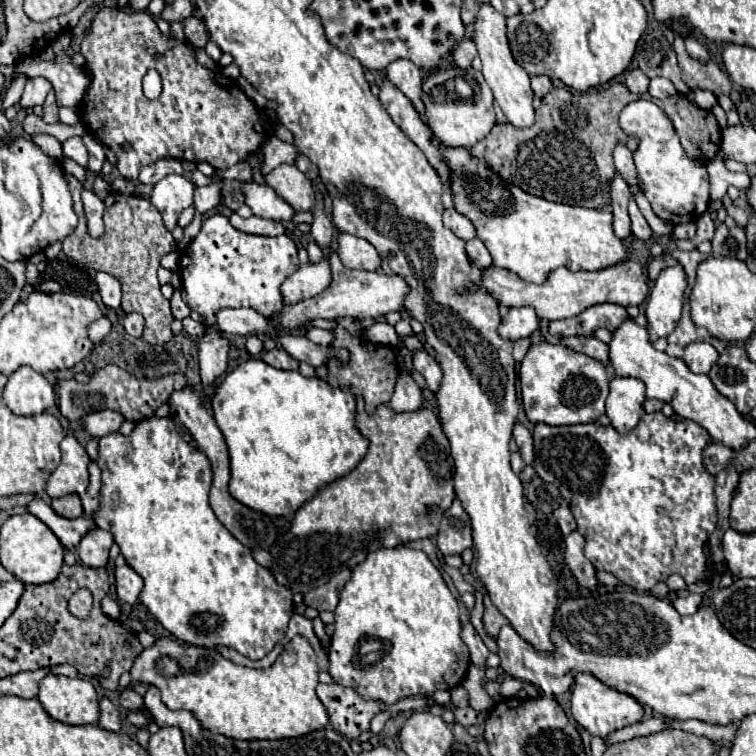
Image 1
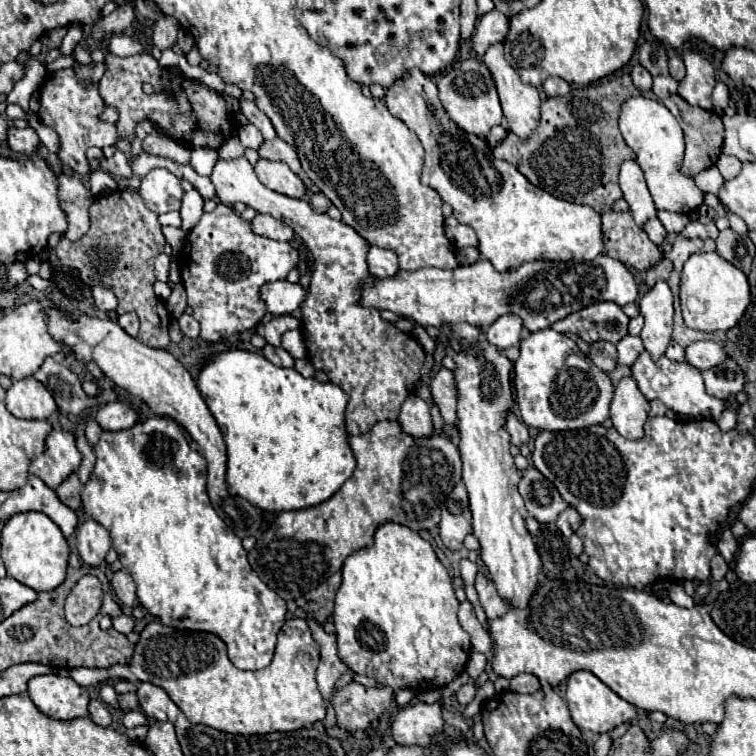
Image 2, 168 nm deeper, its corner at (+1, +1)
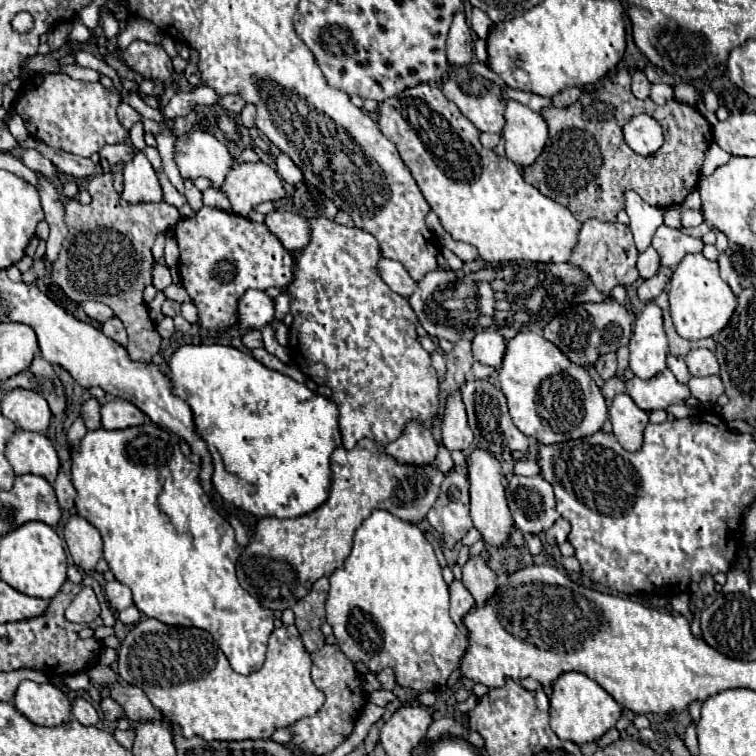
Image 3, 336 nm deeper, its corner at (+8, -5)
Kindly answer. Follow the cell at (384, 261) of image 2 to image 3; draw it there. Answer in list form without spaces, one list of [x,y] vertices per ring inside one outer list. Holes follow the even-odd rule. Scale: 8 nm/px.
[[[382,257],[382,259],[378,261],[378,273],[380,273],[382,281],[384,281],[394,293],[398,293],[398,295],[402,295],[402,297],[408,297],[408,295],[414,291],[414,287],[416,287],[416,283],[410,279],[408,271],[404,271],[402,263],[398,263],[398,261],[384,259],[384,257]]]

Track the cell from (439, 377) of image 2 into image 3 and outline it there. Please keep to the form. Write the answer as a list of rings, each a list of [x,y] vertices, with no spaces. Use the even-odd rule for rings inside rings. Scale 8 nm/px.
[[[458,389],[446,397],[442,417],[442,441],[446,449],[470,449],[474,443],[474,433],[468,425],[466,409]]]

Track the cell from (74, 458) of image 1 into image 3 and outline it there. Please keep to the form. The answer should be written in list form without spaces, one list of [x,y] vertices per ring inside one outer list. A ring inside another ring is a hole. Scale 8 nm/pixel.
[[[18,431],[6,445],[6,457],[16,475],[40,475],[54,483],[60,461],[54,443],[34,431]]]

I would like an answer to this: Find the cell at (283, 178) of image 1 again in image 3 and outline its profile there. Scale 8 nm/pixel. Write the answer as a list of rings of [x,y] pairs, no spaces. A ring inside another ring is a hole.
[[[262,161],[234,165],[224,183],[224,193],[232,203],[232,213],[242,217],[258,203],[286,197],[286,189],[276,175],[276,169]]]

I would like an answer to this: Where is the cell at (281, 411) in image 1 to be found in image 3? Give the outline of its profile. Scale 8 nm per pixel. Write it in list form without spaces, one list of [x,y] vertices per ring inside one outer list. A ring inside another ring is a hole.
[[[184,345],[172,355],[168,367],[170,367],[172,383],[174,383],[174,393],[178,397],[182,397],[192,407],[196,431],[208,443],[208,449],[210,449],[212,461],[214,461],[214,469],[216,469],[214,471],[214,489],[224,501],[228,501],[228,503],[232,503],[232,505],[236,505],[236,507],[240,507],[246,513],[252,513],[256,517],[280,517],[280,519],[286,519],[286,517],[306,515],[306,513],[314,511],[316,507],[320,507],[328,499],[330,487],[332,487],[330,455],[342,443],[340,431],[338,431],[338,407],[336,407],[334,401],[310,391],[304,383],[298,383],[298,381],[294,381],[288,375],[282,375],[278,371],[272,371],[272,369],[264,367],[262,363],[252,359],[250,353],[238,351],[234,347],[224,347],[224,345]]]

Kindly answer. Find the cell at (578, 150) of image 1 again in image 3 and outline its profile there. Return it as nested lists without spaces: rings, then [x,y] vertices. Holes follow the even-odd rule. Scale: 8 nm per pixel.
[[[618,69],[610,77],[602,79],[594,89],[584,89],[580,99],[576,103],[572,103],[570,107],[562,107],[562,109],[544,107],[540,111],[540,115],[548,123],[548,141],[546,141],[546,147],[542,149],[540,157],[532,165],[524,167],[524,181],[534,185],[542,195],[550,197],[552,201],[568,207],[576,215],[576,219],[580,219],[580,223],[584,223],[592,217],[600,219],[600,221],[616,221],[616,213],[620,209],[624,209],[622,193],[626,189],[636,191],[646,203],[650,203],[654,207],[666,209],[670,205],[682,203],[684,197],[696,187],[696,183],[700,179],[704,155],[714,137],[710,123],[690,105],[678,103],[678,109],[674,109],[674,105],[670,105],[670,103],[660,107],[650,99],[646,99],[646,101],[636,99],[630,91],[628,69]],[[634,113],[648,113],[662,125],[666,141],[664,141],[664,147],[656,155],[650,155],[650,157],[636,155],[624,143],[622,125]]]

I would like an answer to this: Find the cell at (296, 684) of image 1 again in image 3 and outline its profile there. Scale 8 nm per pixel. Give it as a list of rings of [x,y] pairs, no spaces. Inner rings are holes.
[[[142,619],[122,641],[118,649],[118,675],[140,687],[148,699],[164,711],[172,721],[180,723],[186,737],[200,735],[208,741],[242,741],[242,739],[268,739],[280,727],[294,725],[304,717],[312,717],[324,703],[324,695],[314,687],[310,679],[312,659],[300,639],[298,629],[280,627],[274,629],[268,641],[268,657],[260,671],[250,675],[238,675],[230,667],[226,655],[218,649],[208,631],[196,627],[170,627],[158,619]]]

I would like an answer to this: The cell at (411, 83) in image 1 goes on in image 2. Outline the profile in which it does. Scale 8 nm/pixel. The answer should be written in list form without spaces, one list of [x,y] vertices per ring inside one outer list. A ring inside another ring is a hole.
[[[411,69],[405,79],[397,81],[387,91],[385,105],[393,117],[401,119],[419,137],[425,149],[421,183],[435,189],[441,199],[453,207],[453,215],[477,233],[481,255],[489,259],[497,271],[507,271],[511,267],[519,267],[521,263],[535,259],[591,261],[603,253],[599,213],[595,213],[589,205],[575,205],[553,197],[551,193],[531,185],[515,165],[495,159],[485,139],[475,137],[473,133],[463,133],[463,129],[459,129],[451,121],[451,117],[447,117],[447,111],[443,109],[437,95],[437,85],[419,69]]]

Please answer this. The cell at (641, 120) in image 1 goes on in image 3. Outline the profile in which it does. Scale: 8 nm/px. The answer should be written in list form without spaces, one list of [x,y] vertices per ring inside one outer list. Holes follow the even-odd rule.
[[[646,113],[634,115],[624,125],[622,131],[624,131],[624,141],[638,155],[644,155],[644,157],[654,155],[664,145],[664,131],[660,123]]]

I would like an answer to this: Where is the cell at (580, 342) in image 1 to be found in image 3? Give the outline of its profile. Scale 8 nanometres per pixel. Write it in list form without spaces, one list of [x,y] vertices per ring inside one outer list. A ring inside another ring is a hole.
[[[604,353],[604,355],[600,355],[594,367],[596,367],[596,371],[600,373],[600,377],[604,381],[610,379],[610,377],[614,377],[616,375],[616,353]]]

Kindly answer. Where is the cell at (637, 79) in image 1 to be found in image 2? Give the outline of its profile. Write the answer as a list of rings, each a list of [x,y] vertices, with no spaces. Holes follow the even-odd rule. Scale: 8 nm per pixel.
[[[635,65],[631,71],[631,77],[633,77],[633,85],[639,91],[649,91],[653,85],[653,77],[651,73],[647,73],[647,69],[643,69],[643,65]]]

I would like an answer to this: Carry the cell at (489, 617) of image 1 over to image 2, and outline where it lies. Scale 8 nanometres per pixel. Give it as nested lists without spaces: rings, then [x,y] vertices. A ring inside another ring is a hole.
[[[477,573],[475,589],[477,589],[477,595],[479,595],[479,603],[485,609],[489,619],[501,617],[509,609],[509,605],[499,597],[499,593],[495,589],[495,583],[485,573]]]

